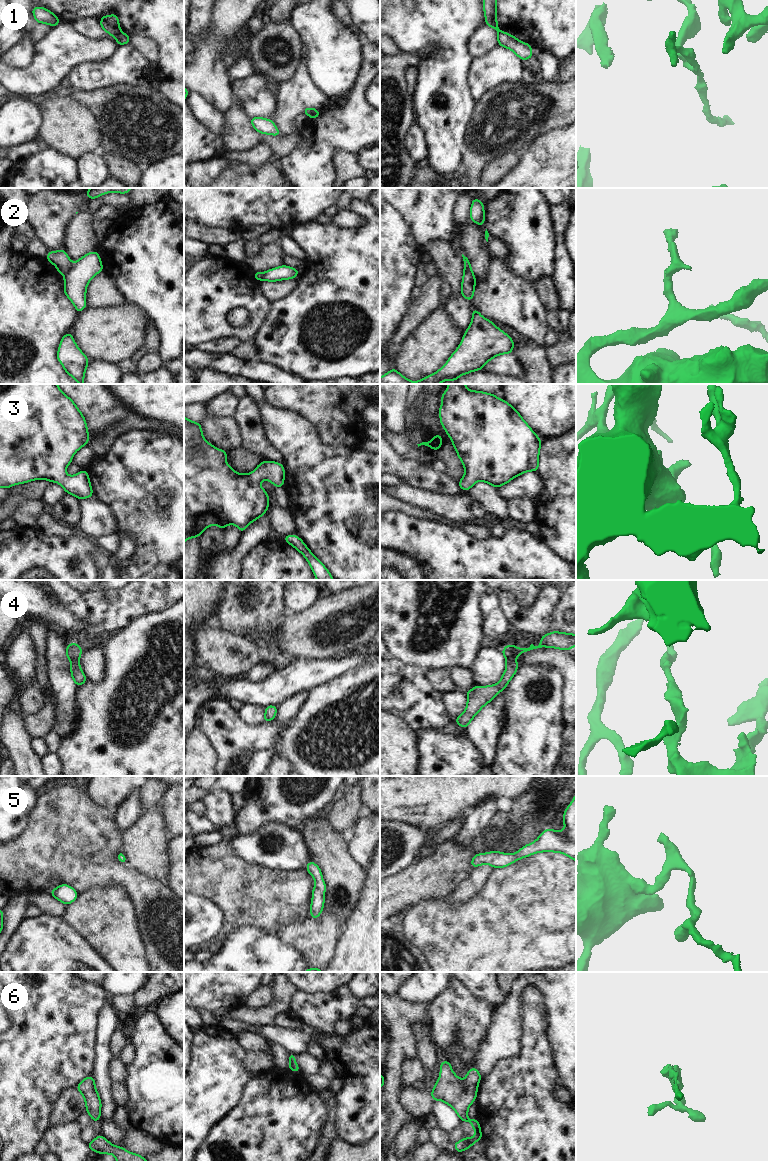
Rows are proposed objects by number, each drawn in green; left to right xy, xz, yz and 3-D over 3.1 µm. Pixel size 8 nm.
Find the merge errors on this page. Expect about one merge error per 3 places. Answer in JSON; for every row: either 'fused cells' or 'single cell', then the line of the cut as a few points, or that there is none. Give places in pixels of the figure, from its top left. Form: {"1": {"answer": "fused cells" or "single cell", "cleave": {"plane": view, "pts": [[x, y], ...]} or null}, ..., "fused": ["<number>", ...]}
{"1": {"answer": "fused cells", "cleave": {"plane": "xy", "pts": [[121, 31], [113, 35]]}}, "2": {"answer": "fused cells", "cleave": {"plane": "xy", "pts": [[73, 263], [65, 272]]}}, "3": {"answer": "single cell", "cleave": null}, "4": {"answer": "single cell", "cleave": null}, "5": {"answer": "single cell", "cleave": null}, "6": {"answer": "single cell", "cleave": null}, "fused": ["1", "2"]}

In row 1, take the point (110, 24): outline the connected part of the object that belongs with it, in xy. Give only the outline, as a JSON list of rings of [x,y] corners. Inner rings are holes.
[[[111,14],[109,16],[101,16],[100,26],[109,35],[114,36],[121,32],[119,27],[119,18],[116,14]]]

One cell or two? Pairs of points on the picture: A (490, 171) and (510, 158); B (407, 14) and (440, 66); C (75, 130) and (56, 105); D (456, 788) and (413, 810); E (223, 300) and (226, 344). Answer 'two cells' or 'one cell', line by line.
A: one cell
B: one cell
C: one cell
D: one cell
E: two cells

